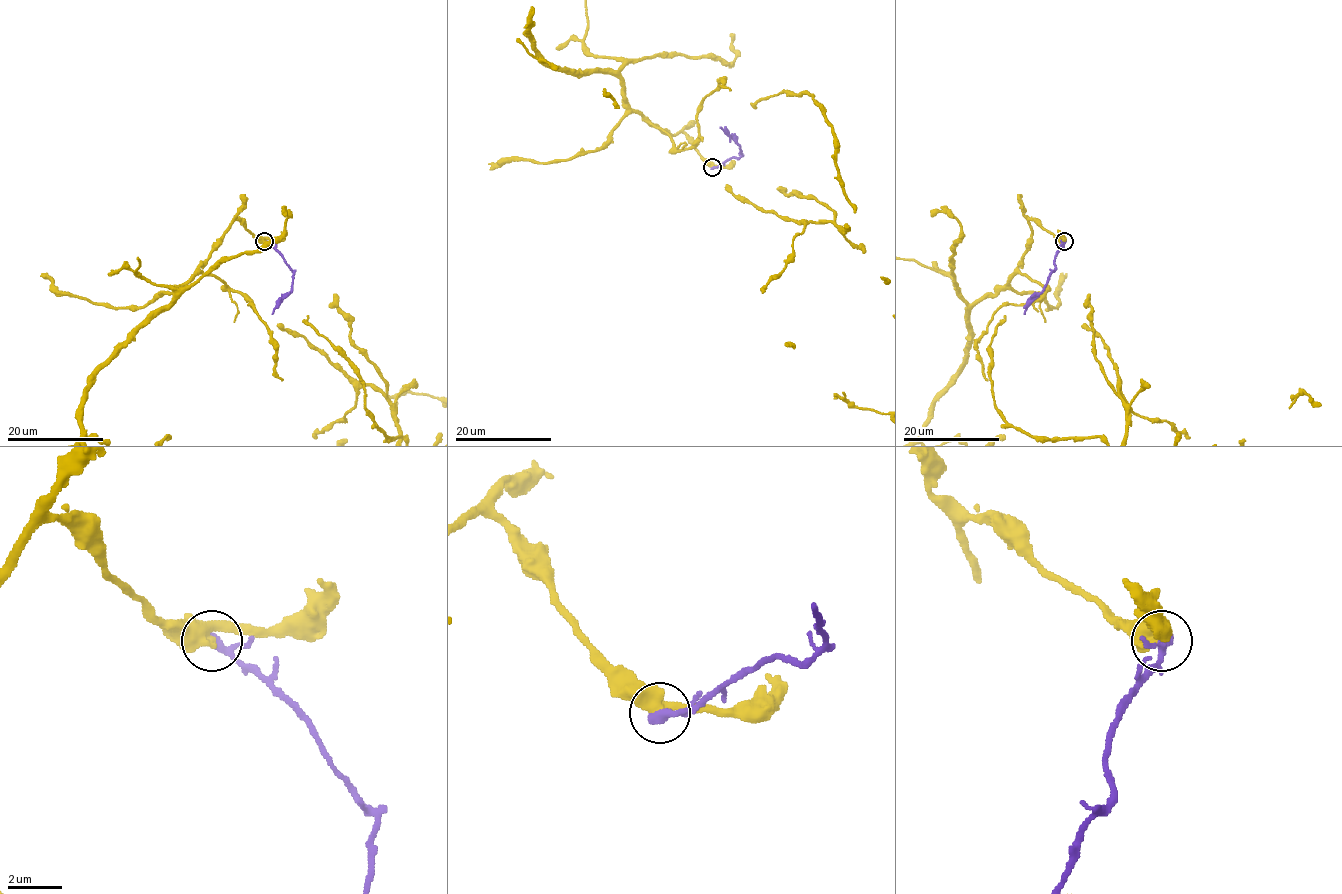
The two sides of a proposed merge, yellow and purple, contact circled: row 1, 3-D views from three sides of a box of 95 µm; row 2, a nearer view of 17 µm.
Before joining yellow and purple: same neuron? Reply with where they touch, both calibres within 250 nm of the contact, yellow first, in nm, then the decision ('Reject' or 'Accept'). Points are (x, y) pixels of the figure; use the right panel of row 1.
Place: (1064, 241). Thickness 440 nm (yellow) against 320 nm. Reject

